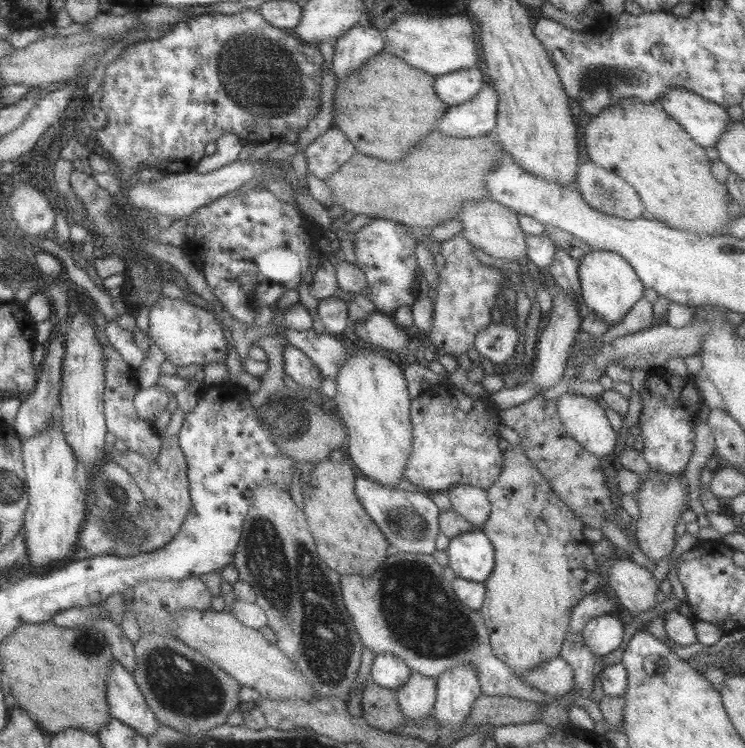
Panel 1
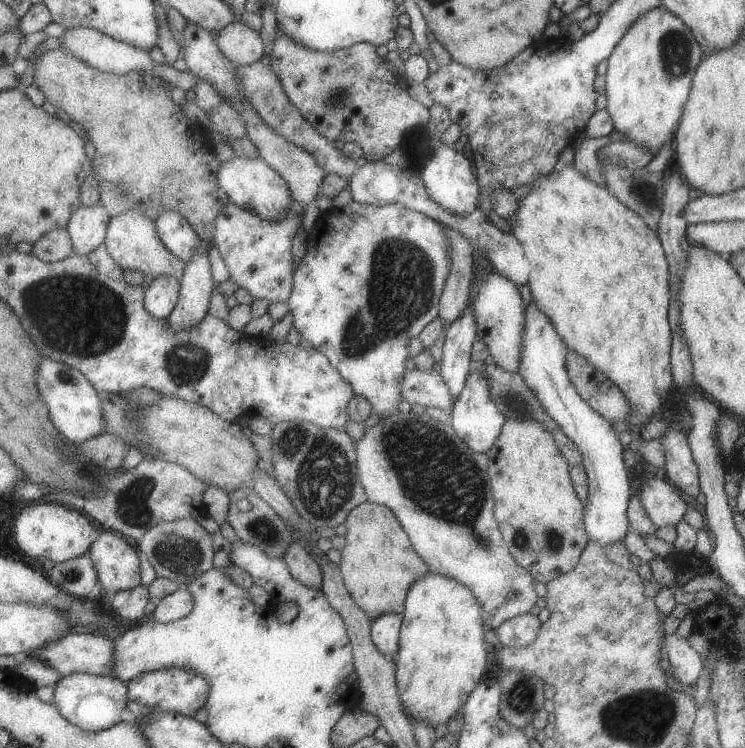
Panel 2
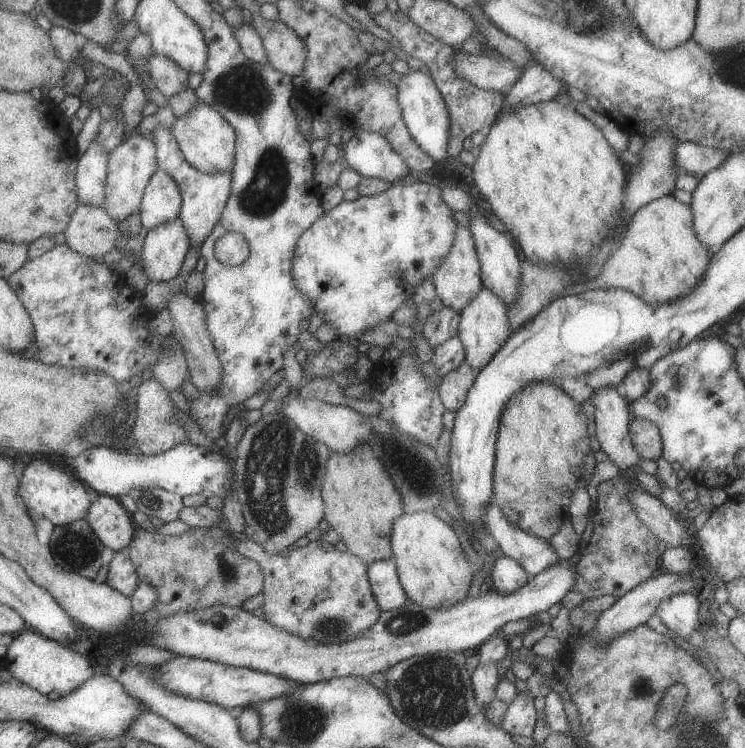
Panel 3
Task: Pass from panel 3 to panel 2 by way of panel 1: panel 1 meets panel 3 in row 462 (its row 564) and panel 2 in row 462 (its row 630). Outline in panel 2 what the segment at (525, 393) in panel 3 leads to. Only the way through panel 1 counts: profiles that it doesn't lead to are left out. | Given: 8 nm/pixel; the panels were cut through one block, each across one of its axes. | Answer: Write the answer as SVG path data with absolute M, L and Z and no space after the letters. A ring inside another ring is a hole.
M507 420L501 428L499 438L485 452L485 456L489 460L487 478L491 482L491 492L495 500L493 518L497 520L499 532L503 534L503 540L513 560L521 568L525 568L533 576L535 582L543 582L543 584L549 584L561 574L571 572L577 566L585 546L589 544L589 536L583 526L585 506L581 498L577 496L573 482L569 478L569 462L557 450L557 444L551 438L551 434L537 422Z

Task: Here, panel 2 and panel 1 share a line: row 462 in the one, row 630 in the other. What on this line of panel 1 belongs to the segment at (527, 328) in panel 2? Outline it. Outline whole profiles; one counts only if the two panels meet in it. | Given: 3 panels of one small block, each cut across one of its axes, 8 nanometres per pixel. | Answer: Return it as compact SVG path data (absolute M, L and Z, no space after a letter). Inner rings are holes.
M615 614L595 616L581 630L581 640L593 656L603 658L623 644L623 628L625 624L619 622Z

